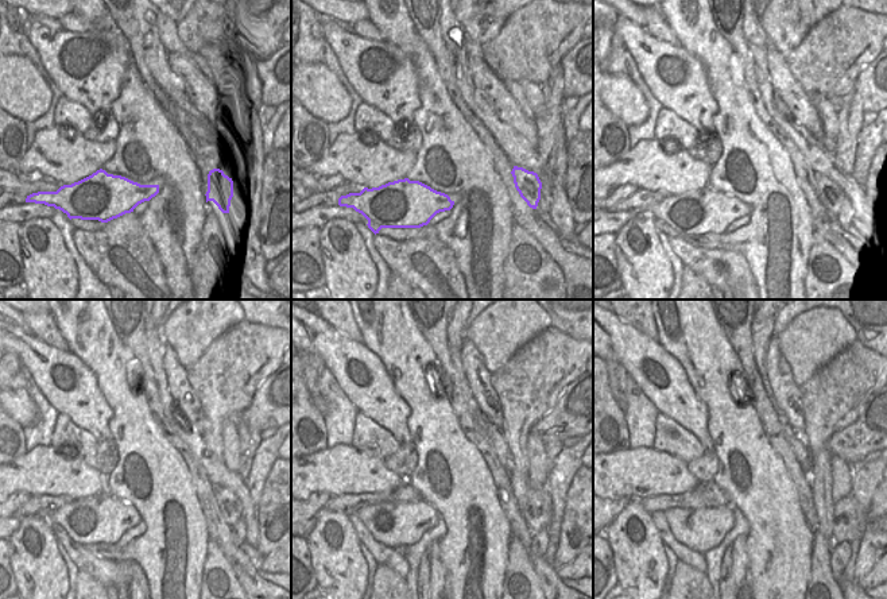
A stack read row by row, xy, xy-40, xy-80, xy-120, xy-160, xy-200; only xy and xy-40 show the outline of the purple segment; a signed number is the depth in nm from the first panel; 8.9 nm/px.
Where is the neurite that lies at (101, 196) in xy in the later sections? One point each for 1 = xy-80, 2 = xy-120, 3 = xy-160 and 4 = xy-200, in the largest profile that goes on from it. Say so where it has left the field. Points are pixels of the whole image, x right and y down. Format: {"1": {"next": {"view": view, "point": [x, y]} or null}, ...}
{"1": {"next": {"view": "xy-80", "point": [707, 211]}}, "2": {"next": {"view": "xy-120", "point": [104, 518]}}, "3": {"next": {"view": "xy-160", "point": [391, 524]}}, "4": {"next": {"view": "xy-200", "point": [700, 529]}}}

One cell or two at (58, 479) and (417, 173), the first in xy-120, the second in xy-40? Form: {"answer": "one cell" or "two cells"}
{"answer": "two cells"}

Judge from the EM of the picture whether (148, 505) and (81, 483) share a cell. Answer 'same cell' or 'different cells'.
different cells

